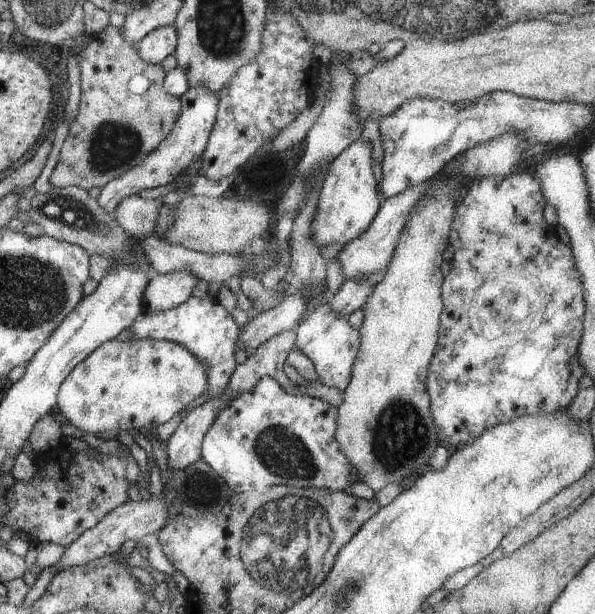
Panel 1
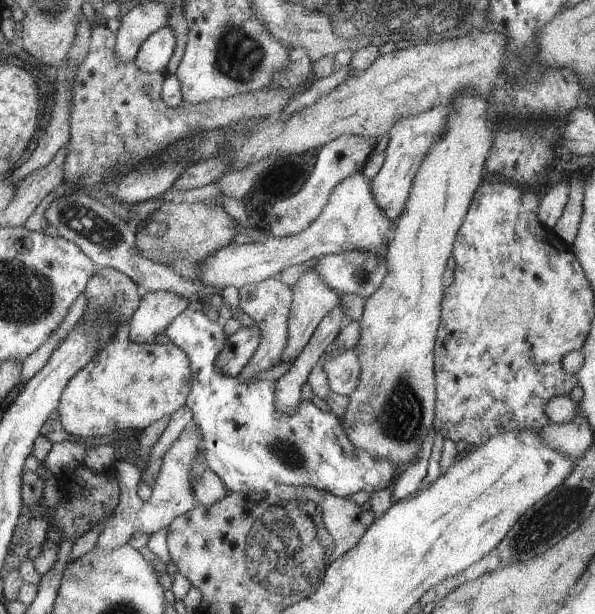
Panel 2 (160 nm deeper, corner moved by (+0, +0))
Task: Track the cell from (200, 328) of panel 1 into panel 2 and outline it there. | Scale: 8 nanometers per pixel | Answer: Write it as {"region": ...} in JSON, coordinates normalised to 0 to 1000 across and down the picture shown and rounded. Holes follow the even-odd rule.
{"region":[[[318,493],[316,502],[297,515],[276,544],[318,578],[324,616],[311,658],[323,668],[323,689],[336,700],[343,715],[341,739],[348,762],[366,774],[387,803],[444,803],[455,800],[461,790],[491,790],[528,793],[570,809],[588,811],[605,798],[629,805],[659,792],[672,762],[655,748],[637,748],[617,733],[597,726],[575,694],[573,681],[561,673],[543,671],[524,653],[509,650],[492,676],[469,676],[464,664],[466,630],[461,622],[445,617],[420,624],[366,603],[365,580],[383,549],[376,547],[373,528],[365,521],[353,521],[339,503],[339,493]]]}

